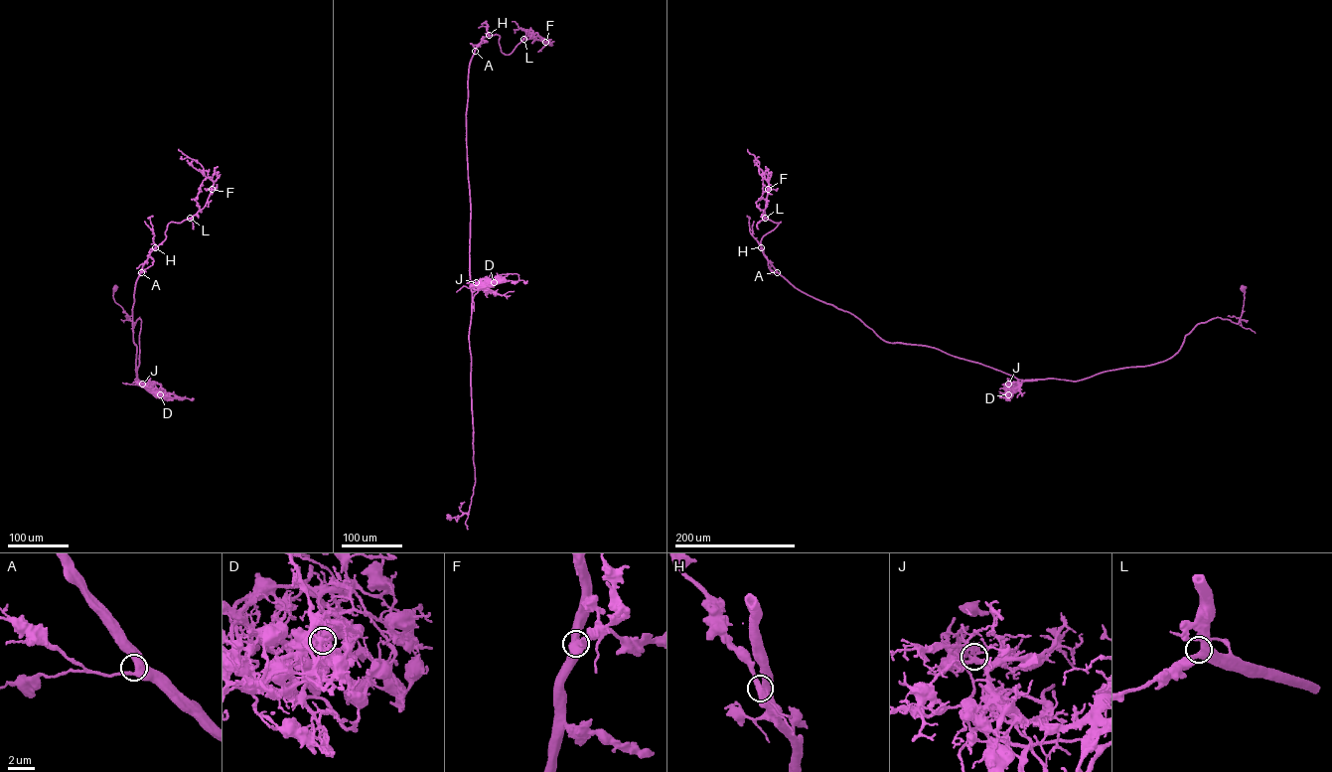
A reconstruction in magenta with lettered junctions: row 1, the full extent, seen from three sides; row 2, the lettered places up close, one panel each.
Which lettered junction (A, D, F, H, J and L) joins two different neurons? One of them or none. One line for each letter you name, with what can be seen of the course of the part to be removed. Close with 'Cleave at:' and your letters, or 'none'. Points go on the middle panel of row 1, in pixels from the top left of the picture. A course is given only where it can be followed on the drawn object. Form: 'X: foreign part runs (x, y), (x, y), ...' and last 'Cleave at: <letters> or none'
D: foreign part runs (494, 282), (488, 282), (474, 295), (474, 311)
Cleave at: D

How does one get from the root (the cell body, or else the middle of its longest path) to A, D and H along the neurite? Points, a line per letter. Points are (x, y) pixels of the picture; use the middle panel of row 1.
A: (449, 516), (447, 519), (469, 511), (475, 482), (469, 341), (472, 290), (466, 123), (469, 68), (475, 51)
D: (449, 516), (447, 519), (467, 513), (473, 493), (469, 341), (472, 293), (494, 282)
H: (449, 516), (447, 519), (469, 511), (475, 482), (466, 111), (469, 63), (477, 46), (489, 35)

